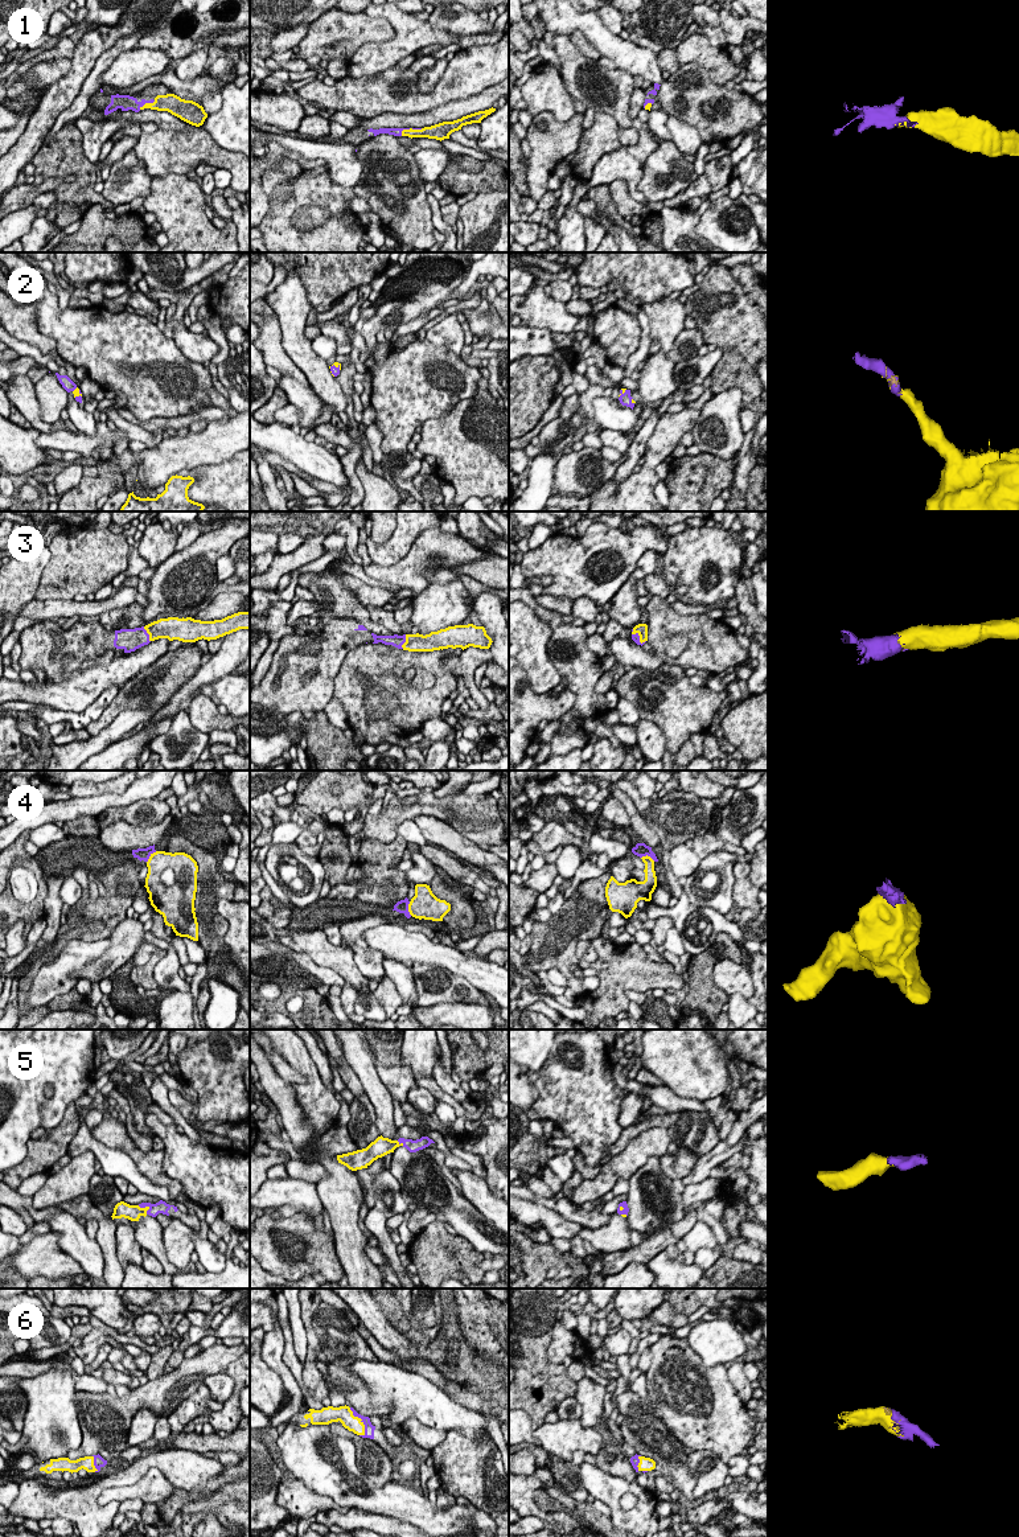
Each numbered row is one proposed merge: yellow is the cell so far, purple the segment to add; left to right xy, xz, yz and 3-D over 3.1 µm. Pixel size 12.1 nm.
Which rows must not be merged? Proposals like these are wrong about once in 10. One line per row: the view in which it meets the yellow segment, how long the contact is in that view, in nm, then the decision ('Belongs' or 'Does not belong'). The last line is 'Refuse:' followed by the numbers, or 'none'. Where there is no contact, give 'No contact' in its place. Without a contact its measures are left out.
1: Touches yellow in xz. Shared border 280 nm. Belongs
2: Touches yellow in xz. Shared border 150 nm. Belongs
3: Touches yellow in xy. Shared border 200 nm. Belongs
4: Touches yellow in xz. Shared border 180 nm. Does not belong
5: Touches yellow in xy. Shared border 160 nm. Belongs
6: Touches yellow in xz. Shared border 400 nm. Belongs
Refuse: 4

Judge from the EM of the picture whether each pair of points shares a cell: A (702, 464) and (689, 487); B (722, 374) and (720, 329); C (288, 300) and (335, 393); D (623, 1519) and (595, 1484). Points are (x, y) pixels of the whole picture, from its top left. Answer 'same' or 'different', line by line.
A: same
B: same
C: same
D: same

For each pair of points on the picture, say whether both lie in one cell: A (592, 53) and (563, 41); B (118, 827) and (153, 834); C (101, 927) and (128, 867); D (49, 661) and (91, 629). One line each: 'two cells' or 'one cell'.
A: two cells
B: one cell
C: one cell
D: one cell

